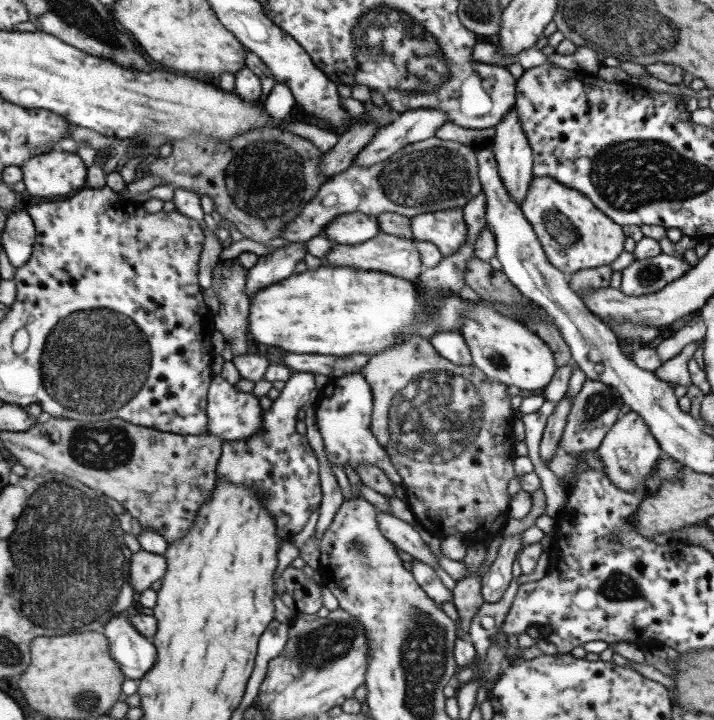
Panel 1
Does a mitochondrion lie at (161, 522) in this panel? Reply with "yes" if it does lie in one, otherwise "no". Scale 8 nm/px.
no

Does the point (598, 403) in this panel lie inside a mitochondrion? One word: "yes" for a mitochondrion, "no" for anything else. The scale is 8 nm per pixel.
yes

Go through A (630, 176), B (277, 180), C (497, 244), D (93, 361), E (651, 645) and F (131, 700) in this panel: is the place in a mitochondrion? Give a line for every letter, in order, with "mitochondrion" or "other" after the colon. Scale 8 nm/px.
A: mitochondrion
B: mitochondrion
C: other
D: mitochondrion
E: other
F: other

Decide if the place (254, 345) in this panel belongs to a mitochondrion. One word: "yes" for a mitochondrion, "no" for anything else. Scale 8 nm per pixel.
no

